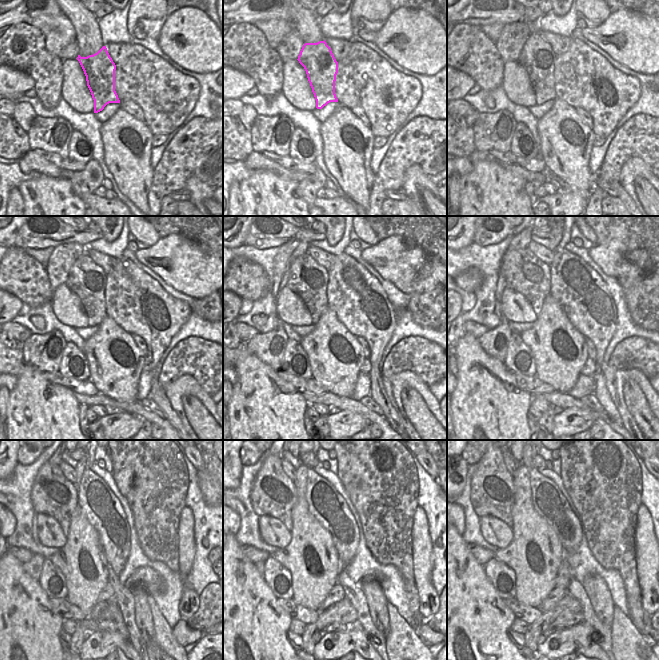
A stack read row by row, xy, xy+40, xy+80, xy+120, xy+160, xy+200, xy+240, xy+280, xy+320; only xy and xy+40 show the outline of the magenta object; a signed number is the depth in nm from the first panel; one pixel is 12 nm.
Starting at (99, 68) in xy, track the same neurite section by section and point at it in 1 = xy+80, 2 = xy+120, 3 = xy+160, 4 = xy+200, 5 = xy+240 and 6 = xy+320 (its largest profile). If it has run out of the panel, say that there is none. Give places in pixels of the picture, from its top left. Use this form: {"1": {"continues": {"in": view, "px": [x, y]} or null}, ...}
{"1": {"continues": {"in": "xy+80", "px": [537, 56]}}, "2": {"continues": {"in": "xy+120", "px": [86, 279]}}, "3": {"continues": {"in": "xy+160", "px": [307, 278]}}, "4": {"continues": {"in": "xy+200", "px": [525, 273]}}, "5": {"continues": {"in": "xy+240", "px": [64, 493]}}, "6": {"continues": {"in": "xy+320", "px": [493, 491]}}}

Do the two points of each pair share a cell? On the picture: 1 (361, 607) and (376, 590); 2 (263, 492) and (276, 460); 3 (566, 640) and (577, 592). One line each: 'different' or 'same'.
1: different
2: same
3: different

